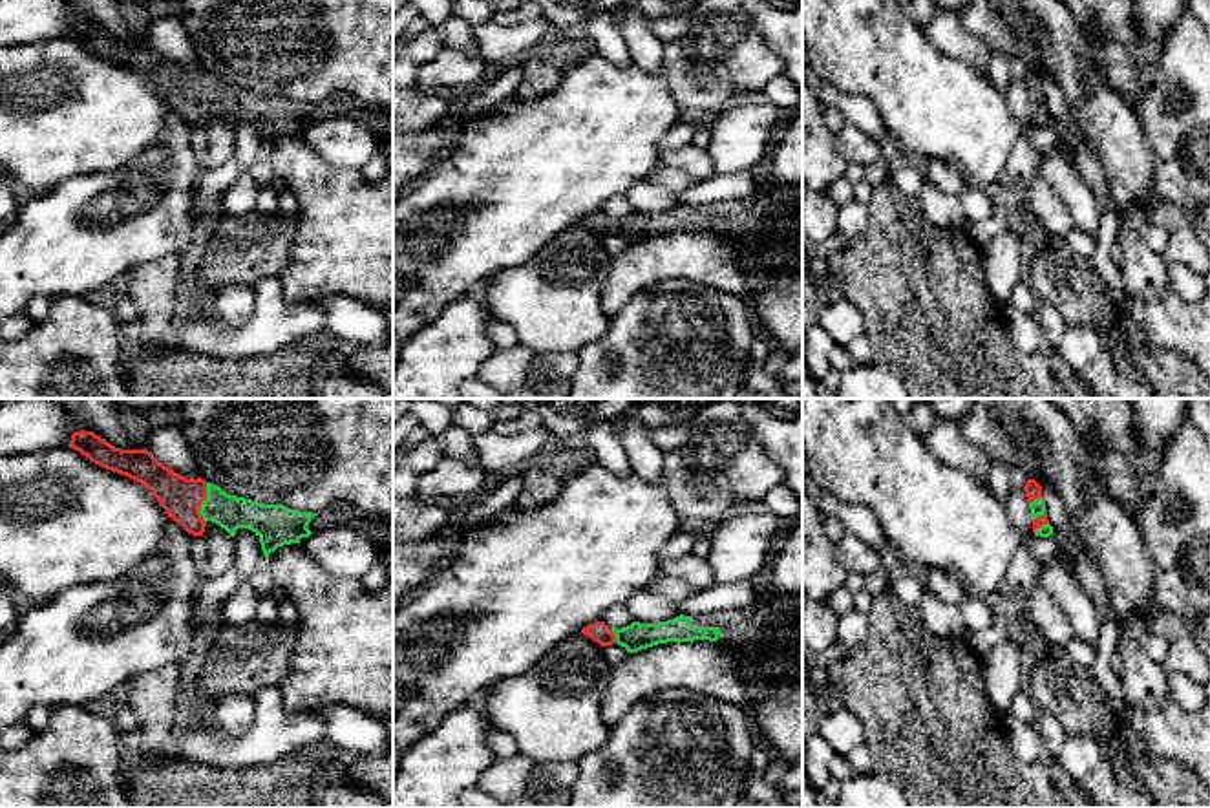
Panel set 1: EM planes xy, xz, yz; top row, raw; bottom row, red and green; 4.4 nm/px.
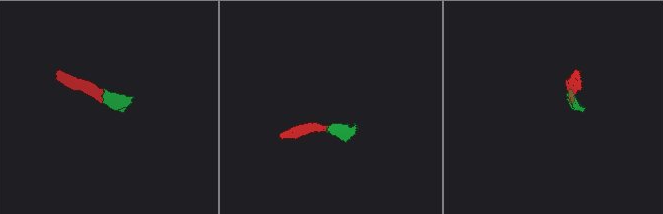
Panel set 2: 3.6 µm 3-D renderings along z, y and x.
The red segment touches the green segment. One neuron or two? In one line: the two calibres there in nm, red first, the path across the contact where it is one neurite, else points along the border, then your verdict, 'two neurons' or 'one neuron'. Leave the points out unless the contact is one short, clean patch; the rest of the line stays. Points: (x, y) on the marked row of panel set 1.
calibres 180 and 150 nm; way xy (181, 498), (201, 501), (231, 512); one neuron

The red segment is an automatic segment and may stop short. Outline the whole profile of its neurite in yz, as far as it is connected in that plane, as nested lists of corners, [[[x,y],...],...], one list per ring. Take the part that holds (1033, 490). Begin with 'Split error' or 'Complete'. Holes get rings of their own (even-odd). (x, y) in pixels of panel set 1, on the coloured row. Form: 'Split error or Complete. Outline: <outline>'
Split error. Outline: [[[1027,479],[1024,492],[1027,495],[1027,503],[1031,508],[1035,536],[1040,536],[1040,537],[1053,536],[1053,526],[1049,525],[1049,519],[1045,514],[1047,512],[1045,503],[1042,499],[1042,486],[1035,479]]]

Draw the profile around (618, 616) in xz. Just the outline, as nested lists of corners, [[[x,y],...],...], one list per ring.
[[[618,603],[618,605],[614,605],[614,607],[610,607],[605,614],[603,614],[603,618],[601,618],[601,622],[605,622],[609,627],[616,627],[616,629],[621,629],[621,627],[627,627],[627,625],[631,625],[632,622],[634,622],[634,616],[632,616],[632,612],[627,609],[627,605],[625,603]]]

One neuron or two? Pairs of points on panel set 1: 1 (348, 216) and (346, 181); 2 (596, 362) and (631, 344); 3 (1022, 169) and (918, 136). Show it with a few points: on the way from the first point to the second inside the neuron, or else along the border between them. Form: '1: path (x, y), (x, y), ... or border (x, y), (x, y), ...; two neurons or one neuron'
1: path (346, 207), (346, 191); one neuron
2: path (605, 362), (613, 362), (622, 353); one neuron
3: border (1018, 136), (1002, 176); two neurons

